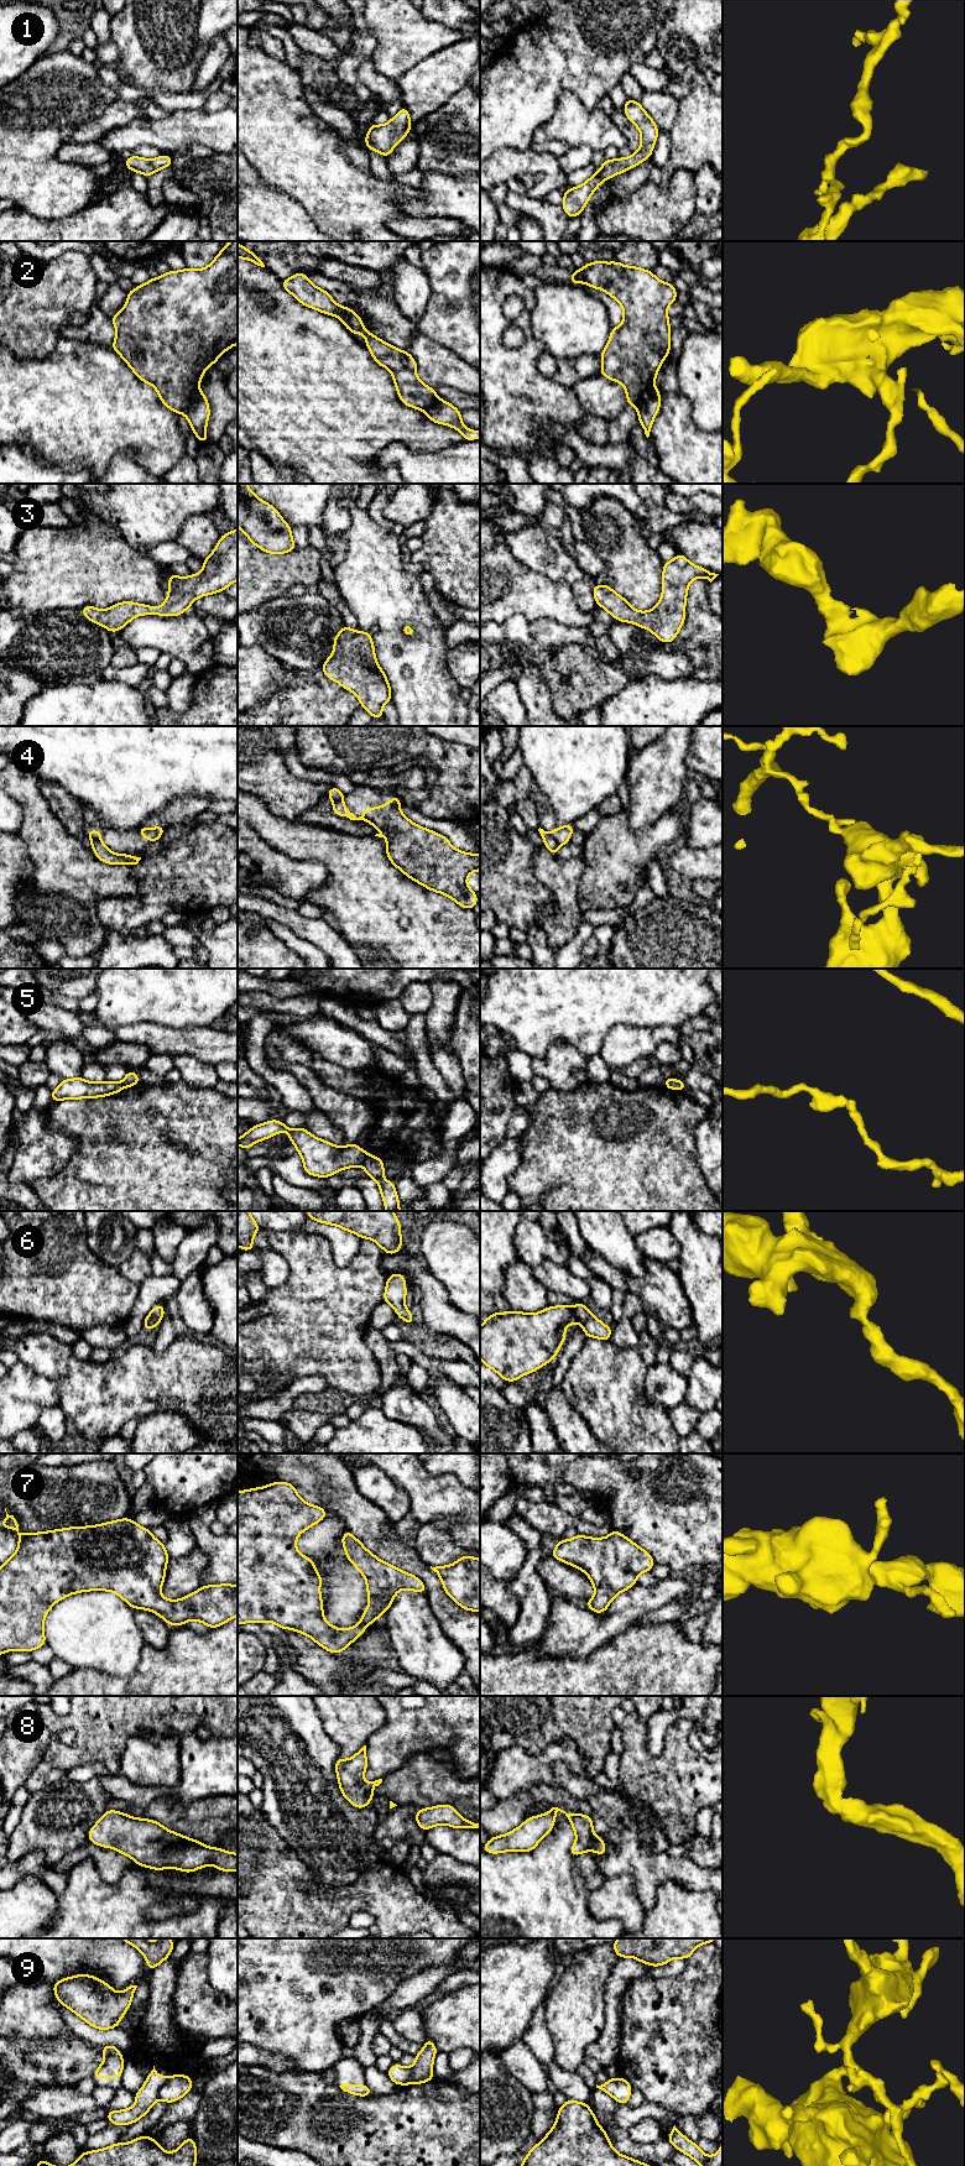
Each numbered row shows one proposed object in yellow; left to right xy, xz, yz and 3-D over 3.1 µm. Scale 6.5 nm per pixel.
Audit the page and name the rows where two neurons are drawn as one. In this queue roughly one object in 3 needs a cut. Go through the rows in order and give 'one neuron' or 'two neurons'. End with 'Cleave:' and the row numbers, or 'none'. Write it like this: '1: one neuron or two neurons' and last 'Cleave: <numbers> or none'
1: one neuron
2: two neurons
3: one neuron
4: two neurons
5: two neurons
6: one neuron
7: one neuron
8: one neuron
9: two neurons
Cleave: 2, 4, 5, 9

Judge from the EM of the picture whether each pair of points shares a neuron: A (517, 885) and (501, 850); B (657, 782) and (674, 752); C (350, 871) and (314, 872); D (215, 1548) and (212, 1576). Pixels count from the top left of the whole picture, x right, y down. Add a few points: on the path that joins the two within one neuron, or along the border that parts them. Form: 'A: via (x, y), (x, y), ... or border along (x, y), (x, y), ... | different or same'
A: via (509, 876), (501, 868), (501, 859) | same
B: via (657, 774), (667, 760) | same
C: border along (302, 859), (327, 871), (308, 893) | different
D: via (215, 1555), (215, 1569) | same

